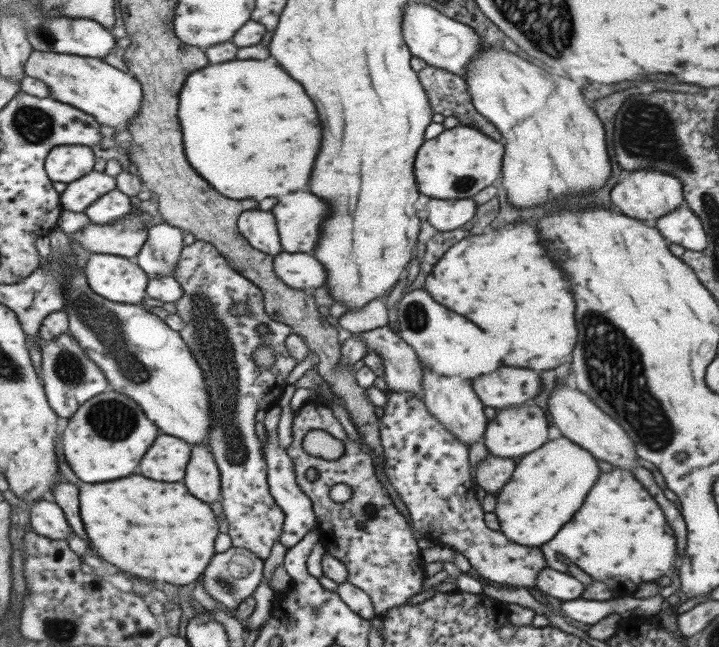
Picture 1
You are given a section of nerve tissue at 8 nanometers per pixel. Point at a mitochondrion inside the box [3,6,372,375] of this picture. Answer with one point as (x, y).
(34, 125)

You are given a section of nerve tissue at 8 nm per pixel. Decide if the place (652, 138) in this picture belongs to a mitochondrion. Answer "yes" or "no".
yes

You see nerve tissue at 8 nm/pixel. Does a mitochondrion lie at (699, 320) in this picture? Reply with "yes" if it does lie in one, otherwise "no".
no

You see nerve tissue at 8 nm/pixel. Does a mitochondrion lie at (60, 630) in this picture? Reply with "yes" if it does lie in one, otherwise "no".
yes

